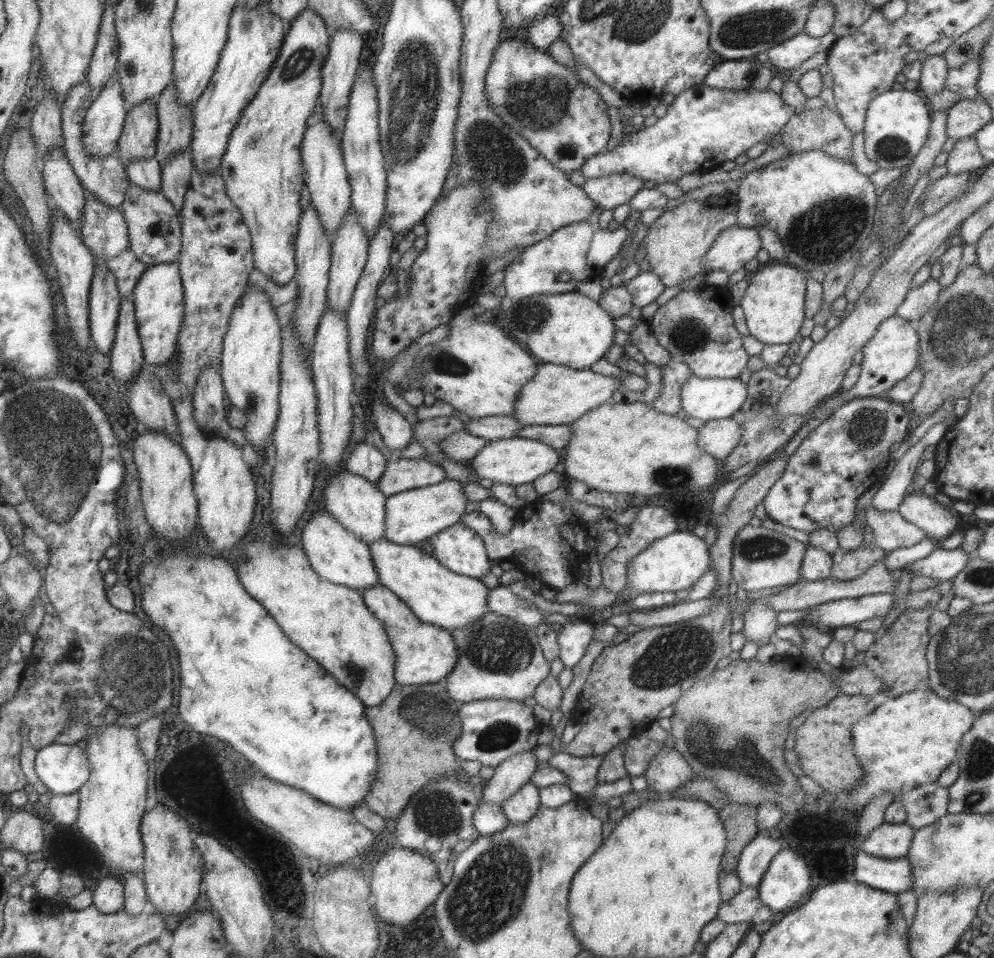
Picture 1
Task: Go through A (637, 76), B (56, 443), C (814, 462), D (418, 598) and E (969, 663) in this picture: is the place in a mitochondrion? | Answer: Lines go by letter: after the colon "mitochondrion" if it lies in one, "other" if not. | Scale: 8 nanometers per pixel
A: other
B: mitochondrion
C: other
D: other
E: mitochondrion

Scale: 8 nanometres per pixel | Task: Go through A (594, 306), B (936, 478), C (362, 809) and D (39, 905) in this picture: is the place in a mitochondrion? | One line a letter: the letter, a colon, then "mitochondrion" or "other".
A: other
B: other
C: other
D: other

